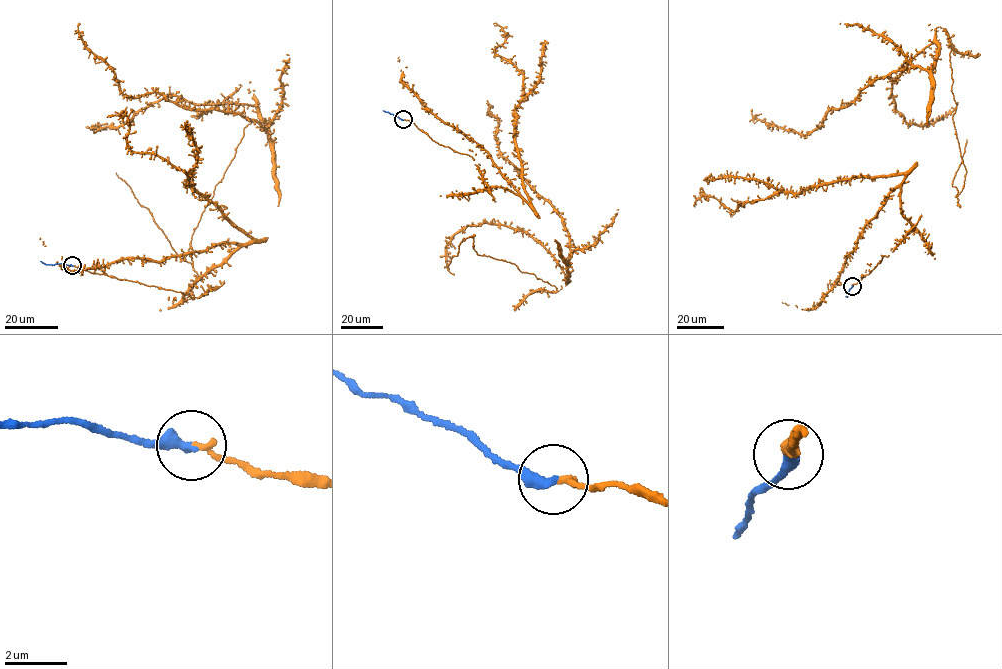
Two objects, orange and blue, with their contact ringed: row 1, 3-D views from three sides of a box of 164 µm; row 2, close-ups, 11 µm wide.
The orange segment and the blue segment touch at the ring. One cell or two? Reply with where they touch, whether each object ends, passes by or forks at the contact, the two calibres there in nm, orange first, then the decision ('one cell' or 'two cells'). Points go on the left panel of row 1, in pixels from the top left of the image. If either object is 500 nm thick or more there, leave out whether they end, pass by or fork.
place (72, 265); orange ends; blue ends; calibres 190 and 380 nm; one cell

